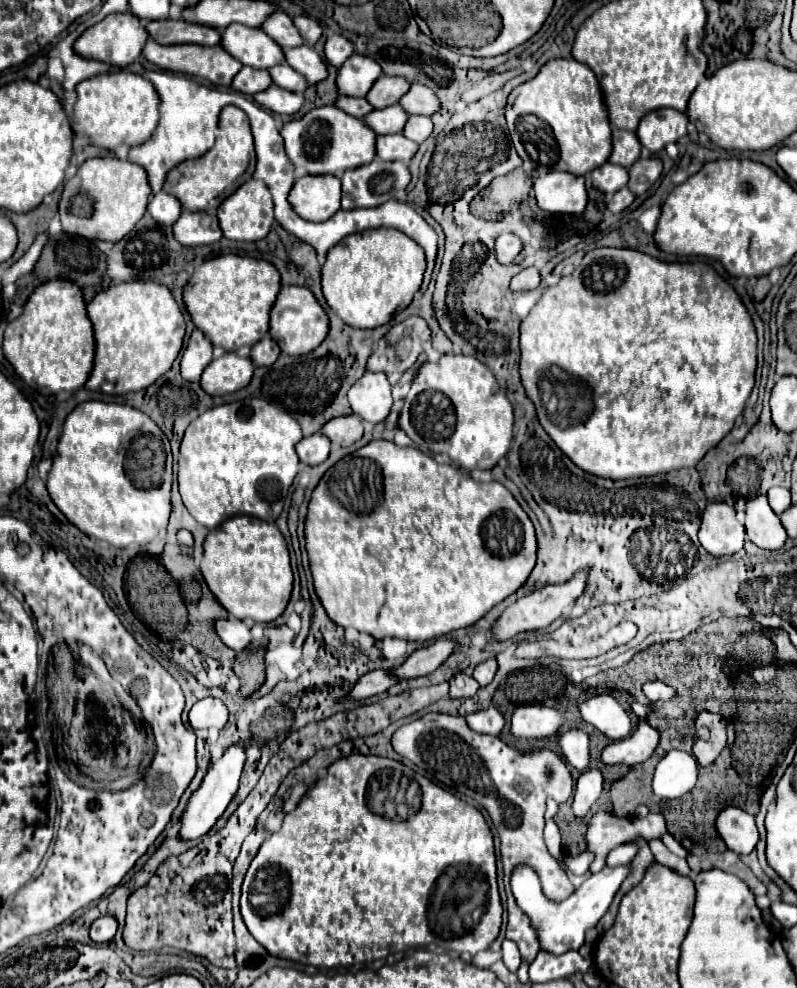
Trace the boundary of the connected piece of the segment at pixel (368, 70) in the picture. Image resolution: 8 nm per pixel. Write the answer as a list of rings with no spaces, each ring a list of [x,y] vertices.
[[[353,54],[339,68],[339,76],[337,76],[339,94],[357,96],[357,98],[367,96],[367,92],[371,90],[371,86],[375,84],[375,80],[381,74],[383,74],[383,70],[373,58],[361,56],[361,54]]]

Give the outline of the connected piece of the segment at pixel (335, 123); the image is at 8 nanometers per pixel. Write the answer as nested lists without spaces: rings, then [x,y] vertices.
[[[337,106],[315,108],[301,120],[283,124],[281,136],[285,138],[285,150],[295,168],[305,168],[309,174],[335,174],[343,176],[345,170],[369,164],[375,158],[377,134],[367,124]]]

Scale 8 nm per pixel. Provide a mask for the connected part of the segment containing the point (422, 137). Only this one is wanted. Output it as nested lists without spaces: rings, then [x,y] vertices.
[[[411,116],[407,120],[407,128],[403,128],[403,136],[411,138],[413,142],[425,142],[433,132],[433,122],[429,116]]]

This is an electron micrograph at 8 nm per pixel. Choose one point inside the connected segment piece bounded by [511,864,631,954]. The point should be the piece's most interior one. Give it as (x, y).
(561, 927)

